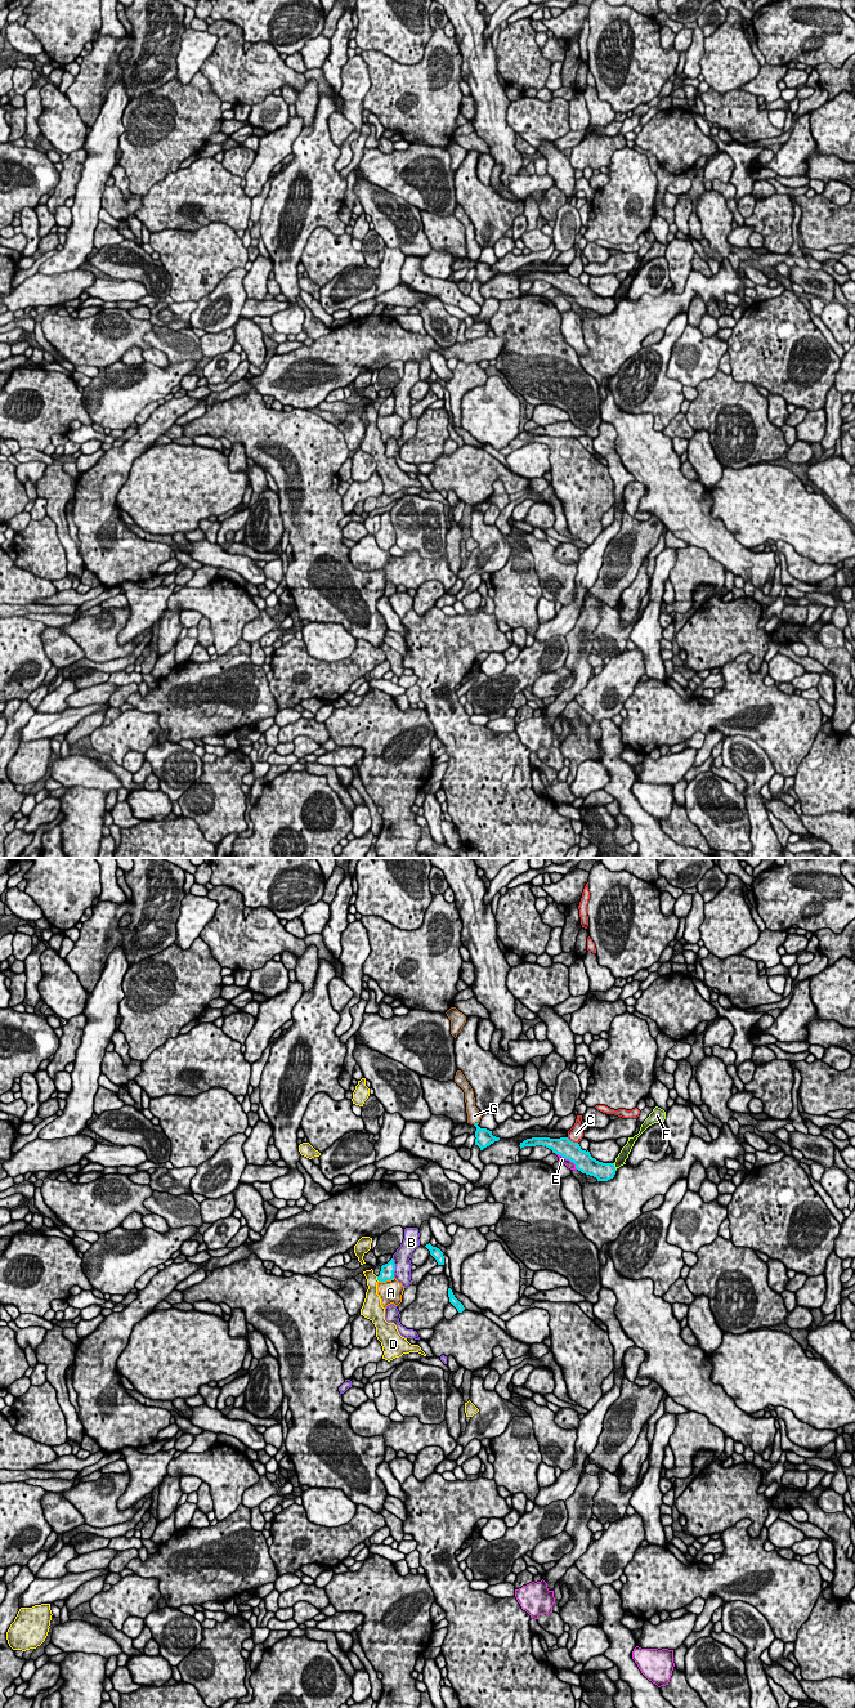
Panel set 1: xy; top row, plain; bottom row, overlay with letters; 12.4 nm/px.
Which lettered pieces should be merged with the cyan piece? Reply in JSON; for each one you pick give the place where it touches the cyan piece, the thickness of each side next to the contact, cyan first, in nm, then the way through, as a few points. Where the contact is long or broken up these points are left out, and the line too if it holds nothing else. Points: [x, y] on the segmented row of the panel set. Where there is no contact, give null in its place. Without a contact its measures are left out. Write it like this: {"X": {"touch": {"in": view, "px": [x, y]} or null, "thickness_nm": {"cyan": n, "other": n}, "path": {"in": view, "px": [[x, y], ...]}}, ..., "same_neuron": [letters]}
{"G": {"touch": {"in": "xy", "px": [475, 1123]}, "thickness_nm": {"cyan": 220, "other": 170}, "path": {"in": "xy", "px": [[484, 1138], [475, 1123], [474, 1116]]}}, "same_neuron": ["G"]}

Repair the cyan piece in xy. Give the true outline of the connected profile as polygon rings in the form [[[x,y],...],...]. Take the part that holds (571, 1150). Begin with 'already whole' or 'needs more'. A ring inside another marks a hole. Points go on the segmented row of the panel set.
already whole; [[[532,1137],[520,1143],[520,1149],[524,1146],[542,1145],[551,1149],[555,1154],[569,1159],[576,1164],[576,1168],[582,1173],[594,1176],[597,1181],[608,1181],[614,1177],[614,1163],[603,1163],[591,1157],[590,1152],[582,1150],[578,1143],[570,1141],[568,1137]]]

